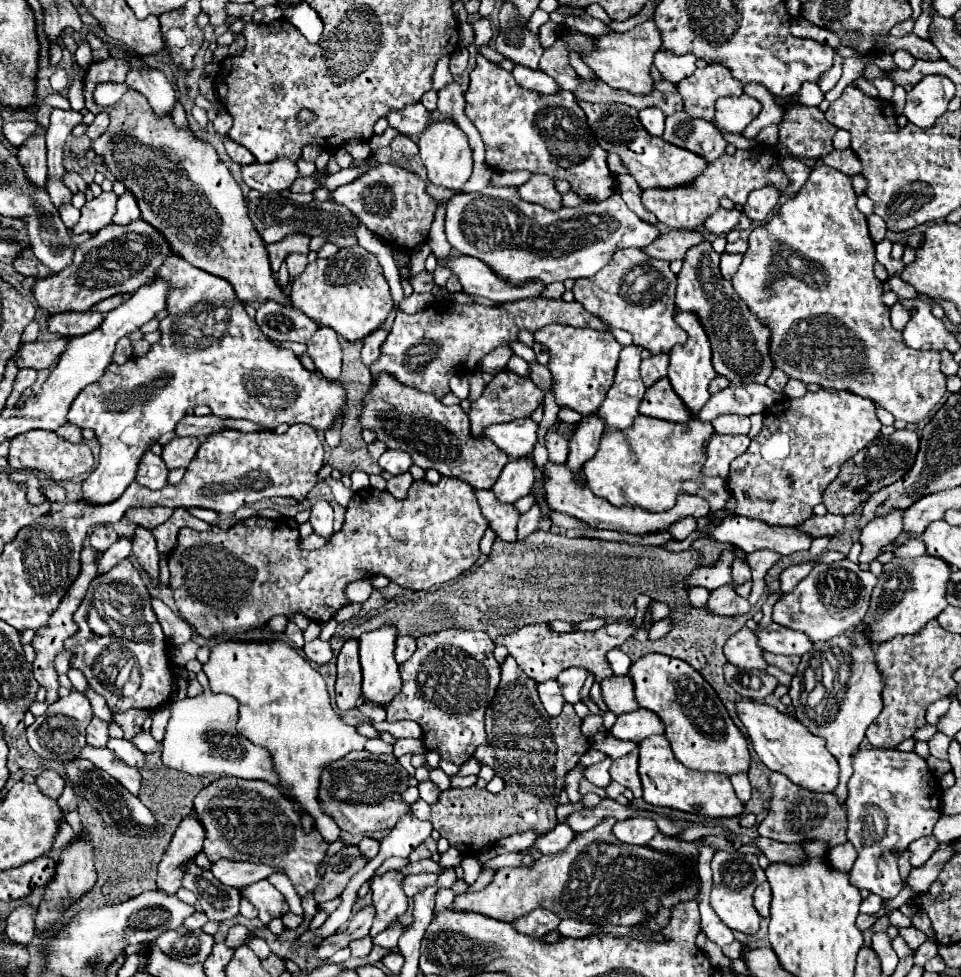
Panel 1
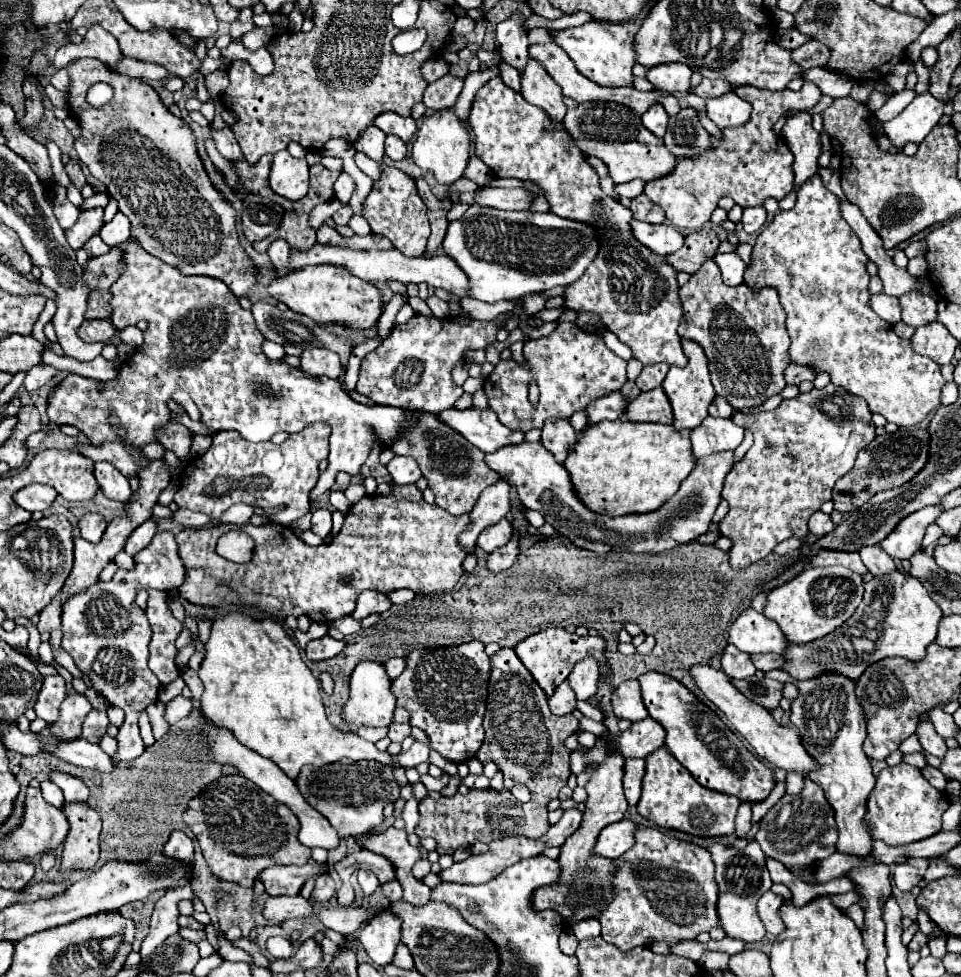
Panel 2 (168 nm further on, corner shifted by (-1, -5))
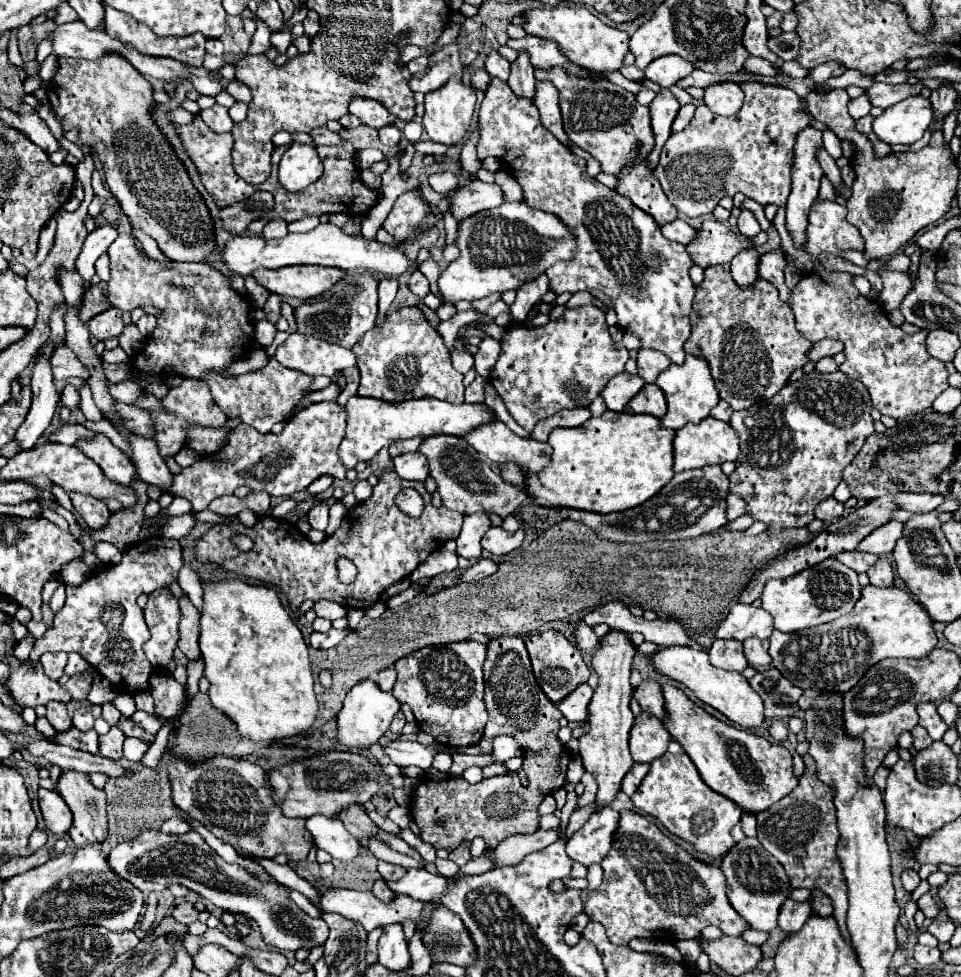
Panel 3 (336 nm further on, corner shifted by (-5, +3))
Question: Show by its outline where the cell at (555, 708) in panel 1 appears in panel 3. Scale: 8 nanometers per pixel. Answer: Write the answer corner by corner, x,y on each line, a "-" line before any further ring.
579,685
567,697
567,701
561,701
561,705
557,705
557,707
563,713
563,717
567,717
569,721
587,721
587,717
589,717
587,705
591,701
591,695
593,695
593,689
589,685

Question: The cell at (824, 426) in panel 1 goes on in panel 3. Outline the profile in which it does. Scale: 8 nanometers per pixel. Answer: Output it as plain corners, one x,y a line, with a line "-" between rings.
805,373
799,381
787,383
775,397
759,401
757,405
735,411
731,425
739,435
739,459
735,471
729,477
731,493
745,497
747,513
755,521
763,521
769,533
779,533
789,527
805,527
815,515
815,505
825,497
831,497
835,487
843,479
843,469
861,451
861,445
869,435
875,433
871,419
871,397
865,385
849,379
845,373

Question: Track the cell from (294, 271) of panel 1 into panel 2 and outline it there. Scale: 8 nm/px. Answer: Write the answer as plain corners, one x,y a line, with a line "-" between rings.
277,239
271,243
267,255
271,257
271,263
277,267
277,275
279,277
285,277
285,273
291,273
289,271
289,255
291,255
291,249
287,245
285,239

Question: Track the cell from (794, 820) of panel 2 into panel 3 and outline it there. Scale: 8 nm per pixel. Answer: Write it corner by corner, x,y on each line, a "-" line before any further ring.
805,755
805,773
799,779
799,785
773,809
757,815
757,839
759,843
785,867
789,881
795,889
819,889
827,893
835,905
837,925
841,929
843,939
849,939
845,929
847,915
847,889
845,877
841,871
841,861
837,857
837,815
833,809
833,789
817,779
817,767
813,757

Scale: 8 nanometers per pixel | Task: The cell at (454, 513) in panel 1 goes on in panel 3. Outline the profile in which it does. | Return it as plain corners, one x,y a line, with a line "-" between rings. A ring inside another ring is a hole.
395,471
383,473
379,483
373,487
373,495
349,509
341,527
327,537
323,543
311,543
293,523
277,517
261,517
255,527
247,529
241,523
217,525
213,527
201,541
197,541
197,559
201,563
217,563
227,571
233,571
239,579
253,585
271,585
277,587
289,601
291,611
297,611
303,601
335,601
347,609
369,609
379,601
379,597
397,581
411,575
411,571
425,561
435,549
439,549
445,541
457,539
461,531
463,515
447,513
447,509
437,509
431,505
431,495
427,493
423,483
417,481
401,481
-
413,487
421,493
425,501
425,509
419,519
403,515
397,507
387,509
389,517
385,517
385,493
387,497
397,491
-
233,535
249,535
253,539
251,551
239,551
233,545
-
347,557
357,567
357,577
353,583
341,583
337,577
337,559

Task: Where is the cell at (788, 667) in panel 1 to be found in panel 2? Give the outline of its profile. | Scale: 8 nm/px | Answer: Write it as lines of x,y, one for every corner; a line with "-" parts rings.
761,653
761,655
753,655
753,663
757,669
761,671
771,671
771,669
783,669
787,665
787,661
777,655
777,653

